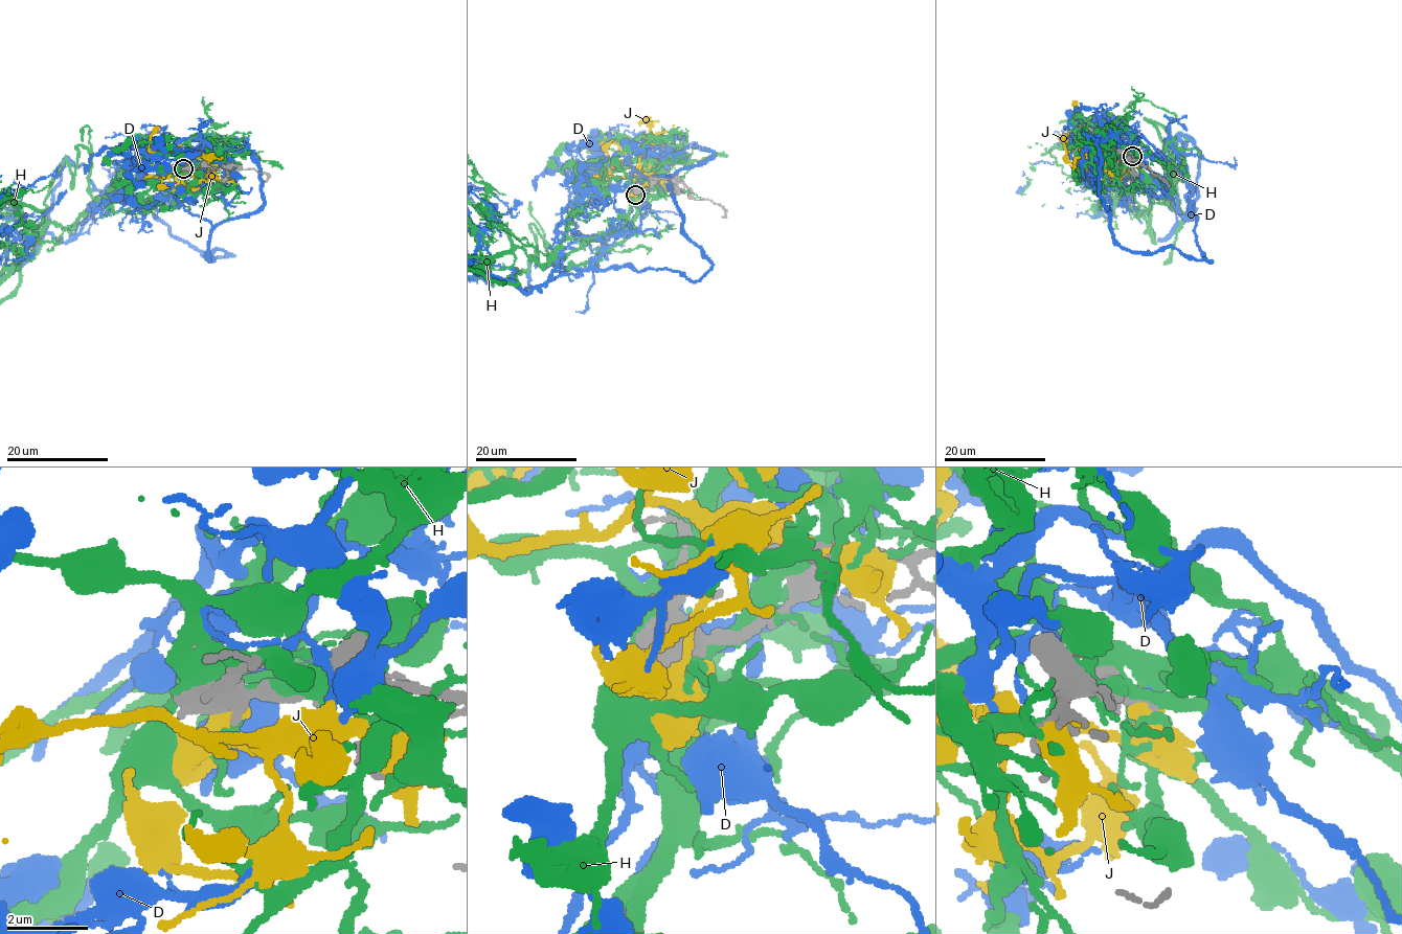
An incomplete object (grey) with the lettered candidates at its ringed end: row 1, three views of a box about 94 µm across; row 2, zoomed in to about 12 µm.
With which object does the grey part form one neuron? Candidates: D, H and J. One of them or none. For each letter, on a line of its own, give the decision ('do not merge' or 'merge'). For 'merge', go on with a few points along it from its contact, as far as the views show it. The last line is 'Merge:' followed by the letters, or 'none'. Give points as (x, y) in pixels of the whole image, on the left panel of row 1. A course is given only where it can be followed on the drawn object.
D: merge
H: do not merge
J: do not merge
Merge: D

